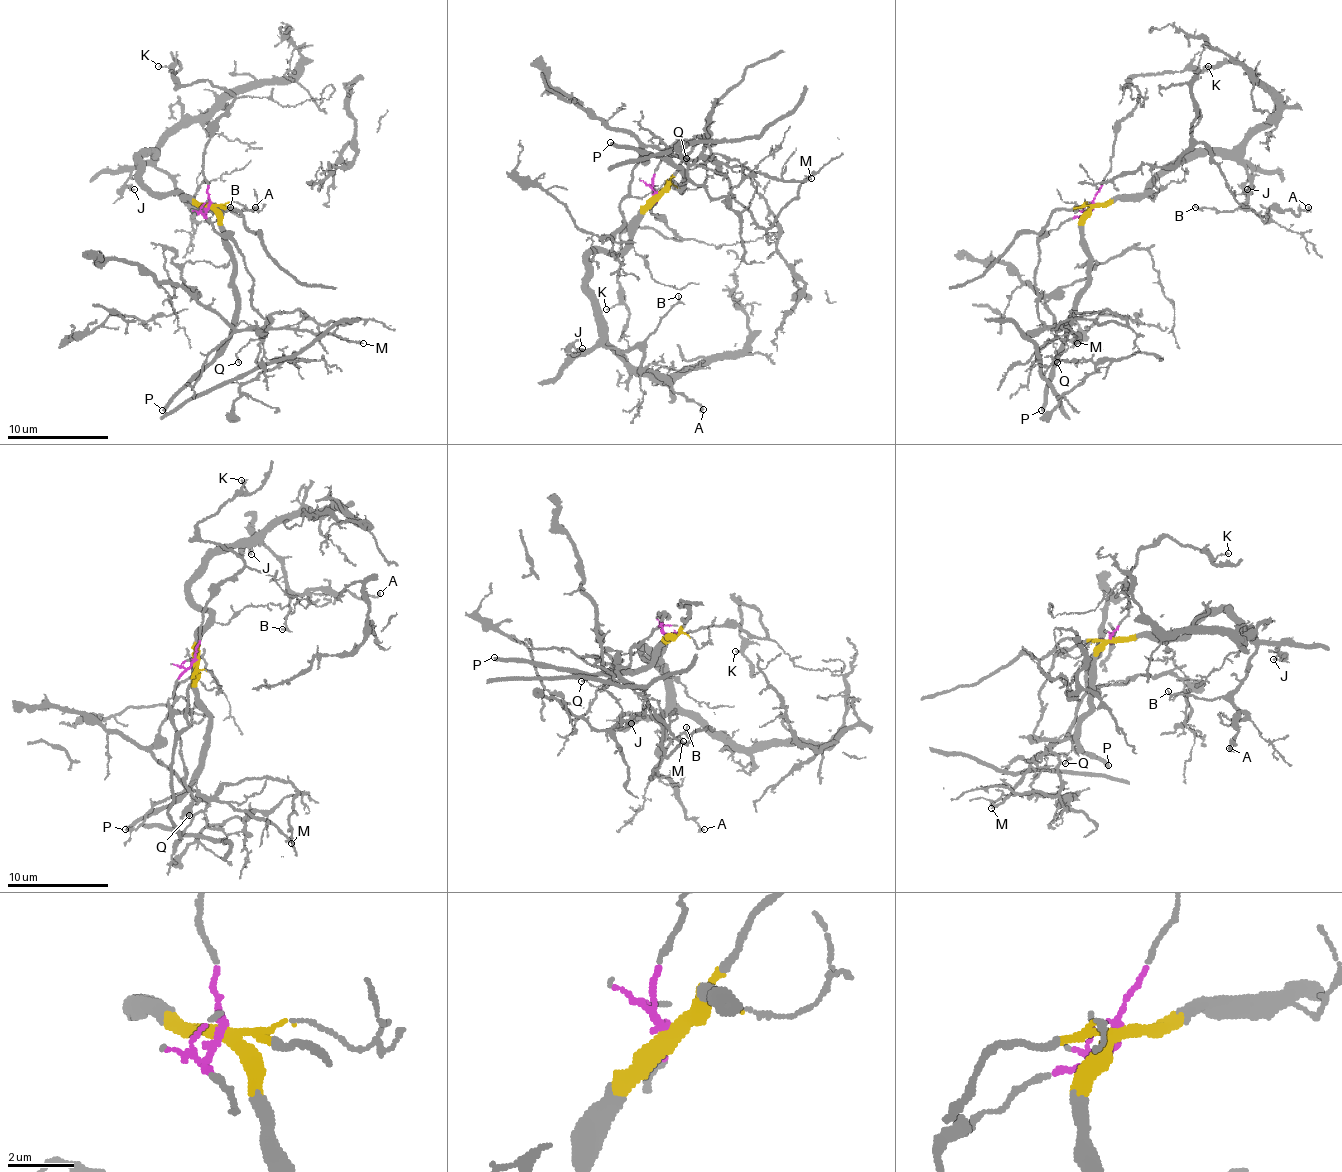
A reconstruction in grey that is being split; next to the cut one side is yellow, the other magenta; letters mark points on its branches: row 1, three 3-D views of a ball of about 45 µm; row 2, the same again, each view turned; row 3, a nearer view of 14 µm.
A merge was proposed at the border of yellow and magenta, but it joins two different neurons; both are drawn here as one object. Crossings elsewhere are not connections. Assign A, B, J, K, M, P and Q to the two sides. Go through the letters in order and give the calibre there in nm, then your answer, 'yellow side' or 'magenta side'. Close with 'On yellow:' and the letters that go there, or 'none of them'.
A: 170 nm | yellow side
B: 190 nm | yellow side
J: 150 nm | yellow side
K: 120 nm | magenta side
M: 200 nm | magenta side
P: 280 nm | yellow side
Q: 120 nm | magenta side
On yellow: A, B, J, P

